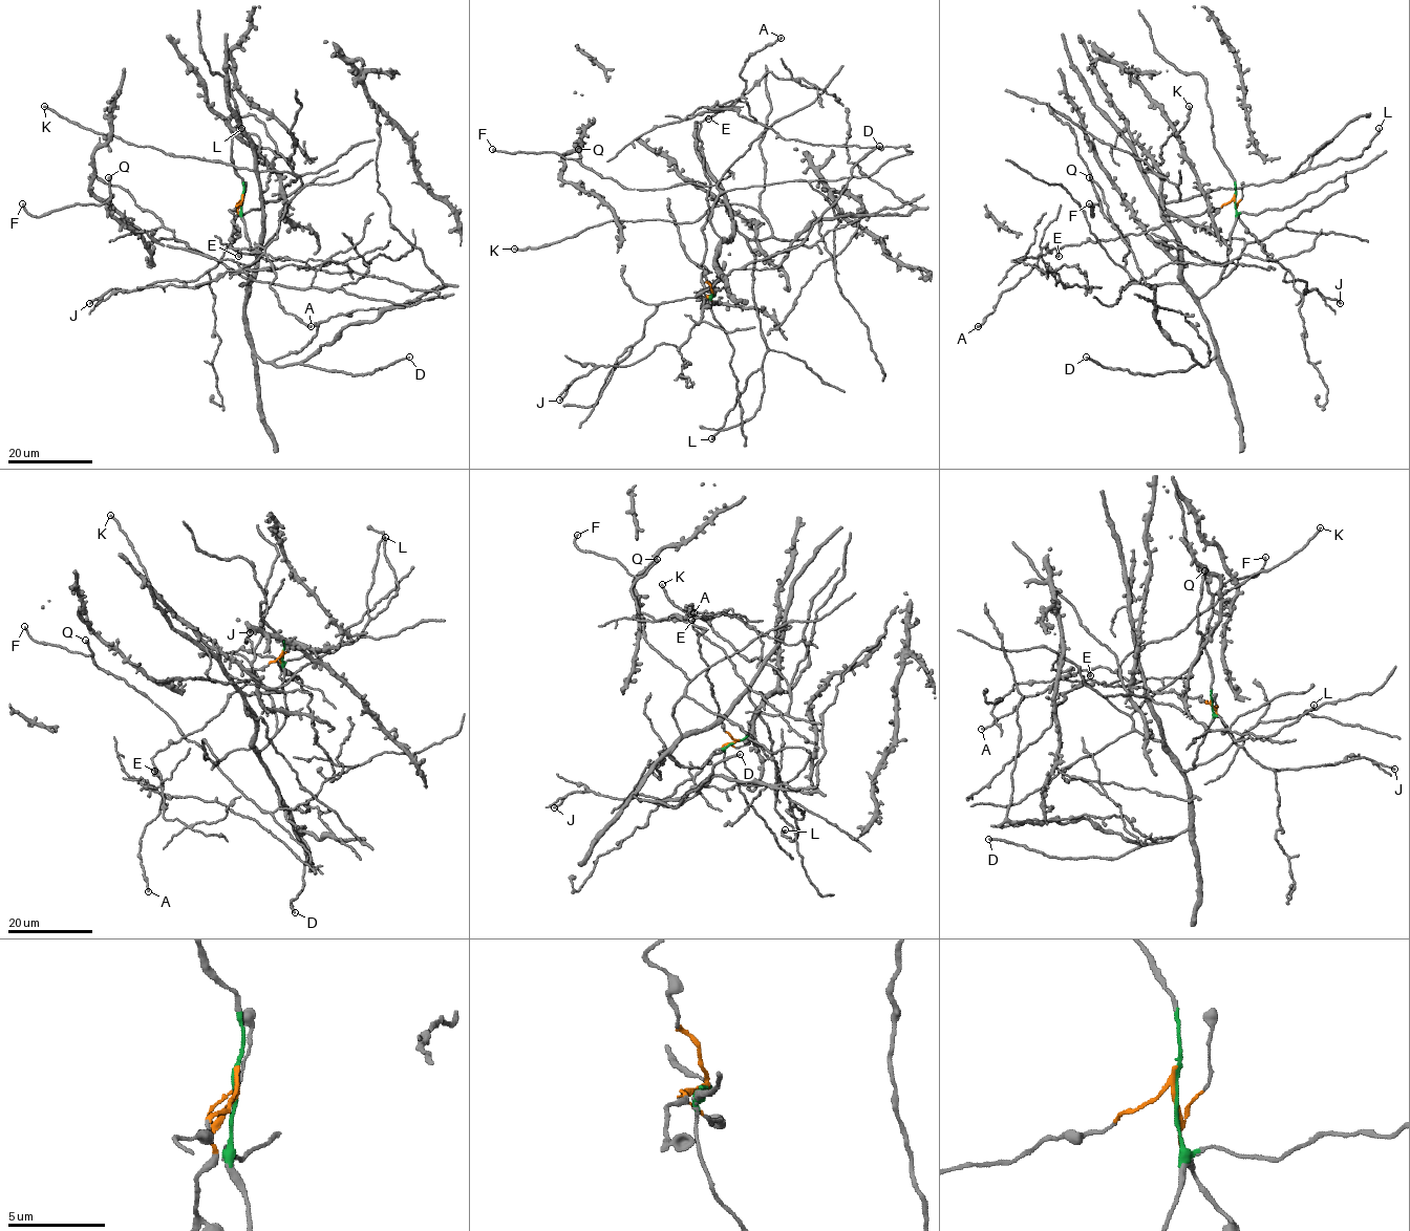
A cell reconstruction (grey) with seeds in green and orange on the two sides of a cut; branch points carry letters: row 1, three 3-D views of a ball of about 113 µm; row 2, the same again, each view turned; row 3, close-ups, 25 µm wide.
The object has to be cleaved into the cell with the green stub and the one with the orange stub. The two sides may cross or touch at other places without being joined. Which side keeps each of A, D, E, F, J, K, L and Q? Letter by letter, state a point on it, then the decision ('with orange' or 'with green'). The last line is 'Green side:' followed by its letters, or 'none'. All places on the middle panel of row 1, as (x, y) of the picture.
A: at (781, 38); with orange
D: at (879, 146); with green
E: at (708, 119); with orange
F: at (492, 149); with green
J: at (559, 400); with orange
K: at (514, 249); with green
L: at (711, 438); with green
Q: at (578, 149); with green
Green side: D, F, K, L, Q

